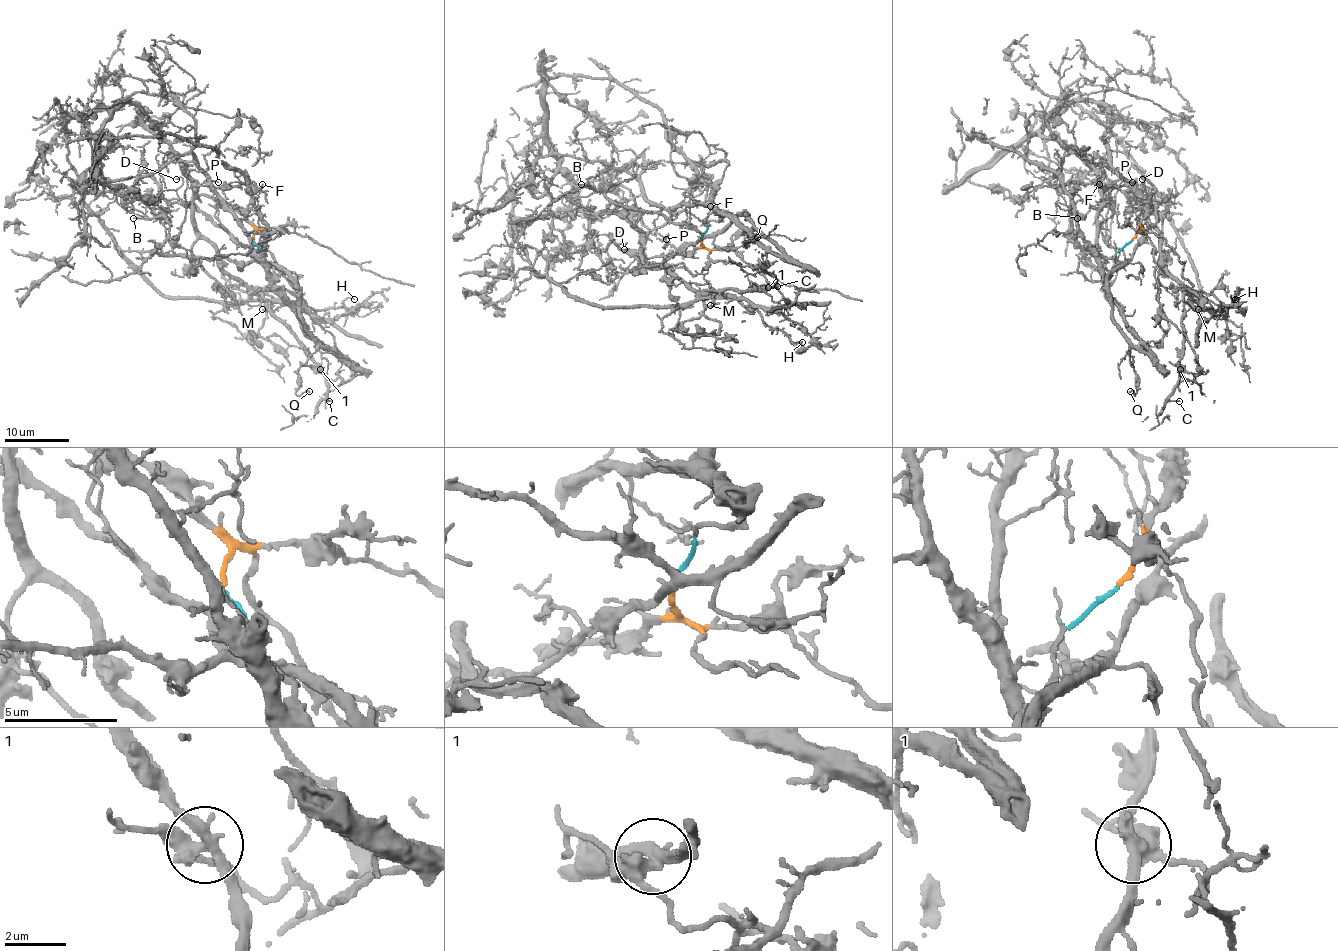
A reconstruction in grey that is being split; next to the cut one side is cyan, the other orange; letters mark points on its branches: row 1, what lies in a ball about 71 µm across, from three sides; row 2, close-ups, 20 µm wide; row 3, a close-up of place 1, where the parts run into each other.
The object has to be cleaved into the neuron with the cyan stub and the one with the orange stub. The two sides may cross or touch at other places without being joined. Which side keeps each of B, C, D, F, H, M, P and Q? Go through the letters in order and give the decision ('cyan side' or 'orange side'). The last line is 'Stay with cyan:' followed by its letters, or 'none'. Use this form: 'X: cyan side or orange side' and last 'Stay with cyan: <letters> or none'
B: cyan side
C: orange side
D: cyan side
F: cyan side
H: orange side
M: orange side
P: cyan side
Q: cyan side
Stay with cyan: B, D, F, P, Q

